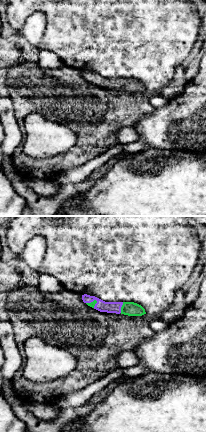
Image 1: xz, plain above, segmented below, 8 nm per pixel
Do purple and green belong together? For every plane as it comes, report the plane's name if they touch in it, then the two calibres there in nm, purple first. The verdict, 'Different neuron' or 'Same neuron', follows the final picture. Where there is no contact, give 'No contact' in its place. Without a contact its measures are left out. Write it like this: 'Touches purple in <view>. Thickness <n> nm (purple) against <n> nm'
Touches purple in xz. Thickness 100 nm (purple) against 110 nm

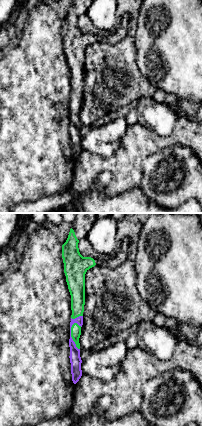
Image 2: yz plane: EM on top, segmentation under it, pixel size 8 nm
Touches purple in yz. Thickness 90 nm (purple) against 80 nm

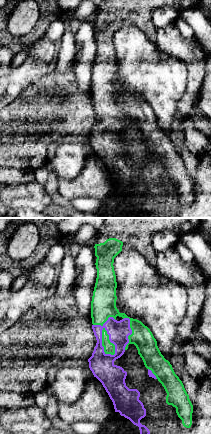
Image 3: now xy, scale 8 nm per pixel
Touches purple in xy. Thickness 190 nm (purple) against 100 nm

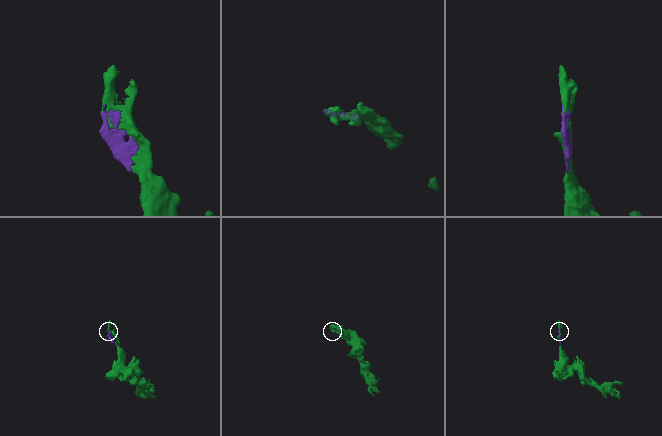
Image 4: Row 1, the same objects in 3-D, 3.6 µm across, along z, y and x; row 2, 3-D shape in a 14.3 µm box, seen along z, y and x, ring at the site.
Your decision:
Same neuron

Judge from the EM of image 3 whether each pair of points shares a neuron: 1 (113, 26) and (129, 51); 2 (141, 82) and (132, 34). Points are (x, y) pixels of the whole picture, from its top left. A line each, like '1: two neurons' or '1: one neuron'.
1: two neurons
2: one neuron

